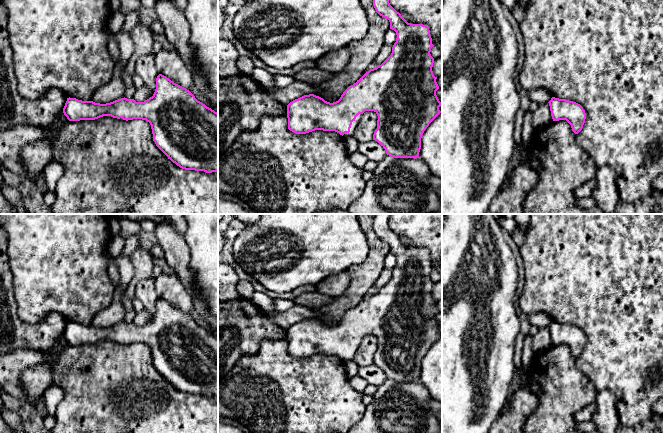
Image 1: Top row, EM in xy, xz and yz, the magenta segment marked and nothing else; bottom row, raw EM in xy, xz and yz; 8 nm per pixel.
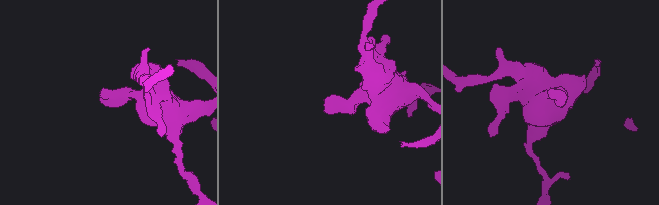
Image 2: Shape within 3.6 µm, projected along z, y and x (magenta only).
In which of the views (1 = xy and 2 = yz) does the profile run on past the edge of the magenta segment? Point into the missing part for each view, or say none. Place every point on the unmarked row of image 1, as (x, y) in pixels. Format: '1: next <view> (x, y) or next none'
1: next none
2: next none

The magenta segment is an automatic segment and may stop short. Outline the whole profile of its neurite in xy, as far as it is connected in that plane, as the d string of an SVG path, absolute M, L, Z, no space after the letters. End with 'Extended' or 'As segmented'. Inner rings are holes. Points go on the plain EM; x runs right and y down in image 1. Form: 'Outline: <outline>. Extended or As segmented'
Outline: M159 298L152 321L144 326L121 322L100 328L67 322L63 337L69 345L95 344L103 340L123 344L142 343L150 347L153 365L173 387L185 394L218 396L218 337L198 325L186 312Z. As segmented

